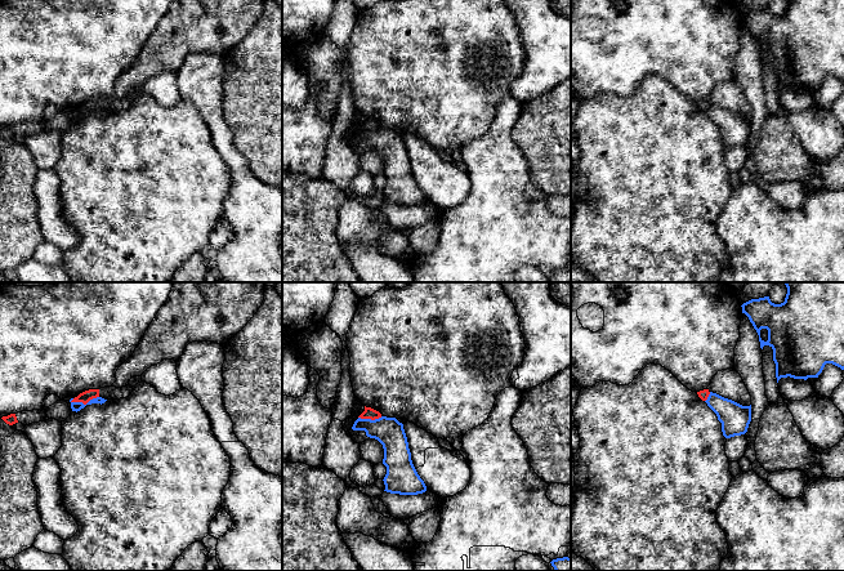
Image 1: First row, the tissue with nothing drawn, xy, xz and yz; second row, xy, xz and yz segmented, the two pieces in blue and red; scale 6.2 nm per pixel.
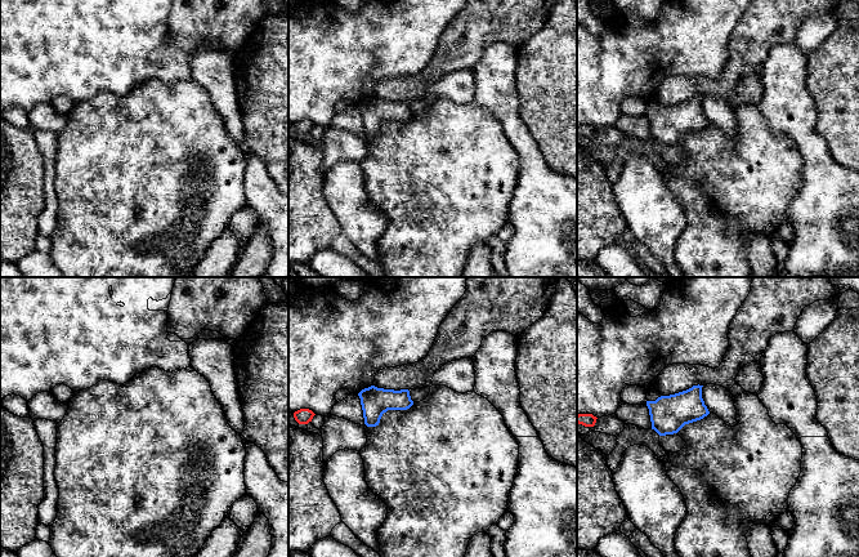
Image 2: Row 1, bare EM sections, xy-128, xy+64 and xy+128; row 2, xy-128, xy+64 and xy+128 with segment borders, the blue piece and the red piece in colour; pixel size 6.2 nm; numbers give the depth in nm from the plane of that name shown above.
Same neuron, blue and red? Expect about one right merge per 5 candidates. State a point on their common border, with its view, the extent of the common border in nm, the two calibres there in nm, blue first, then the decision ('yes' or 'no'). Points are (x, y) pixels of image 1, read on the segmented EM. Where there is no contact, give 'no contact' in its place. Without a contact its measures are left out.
contact xy (83, 404); length 190 nm; calibres 60 and 70 nm; no

